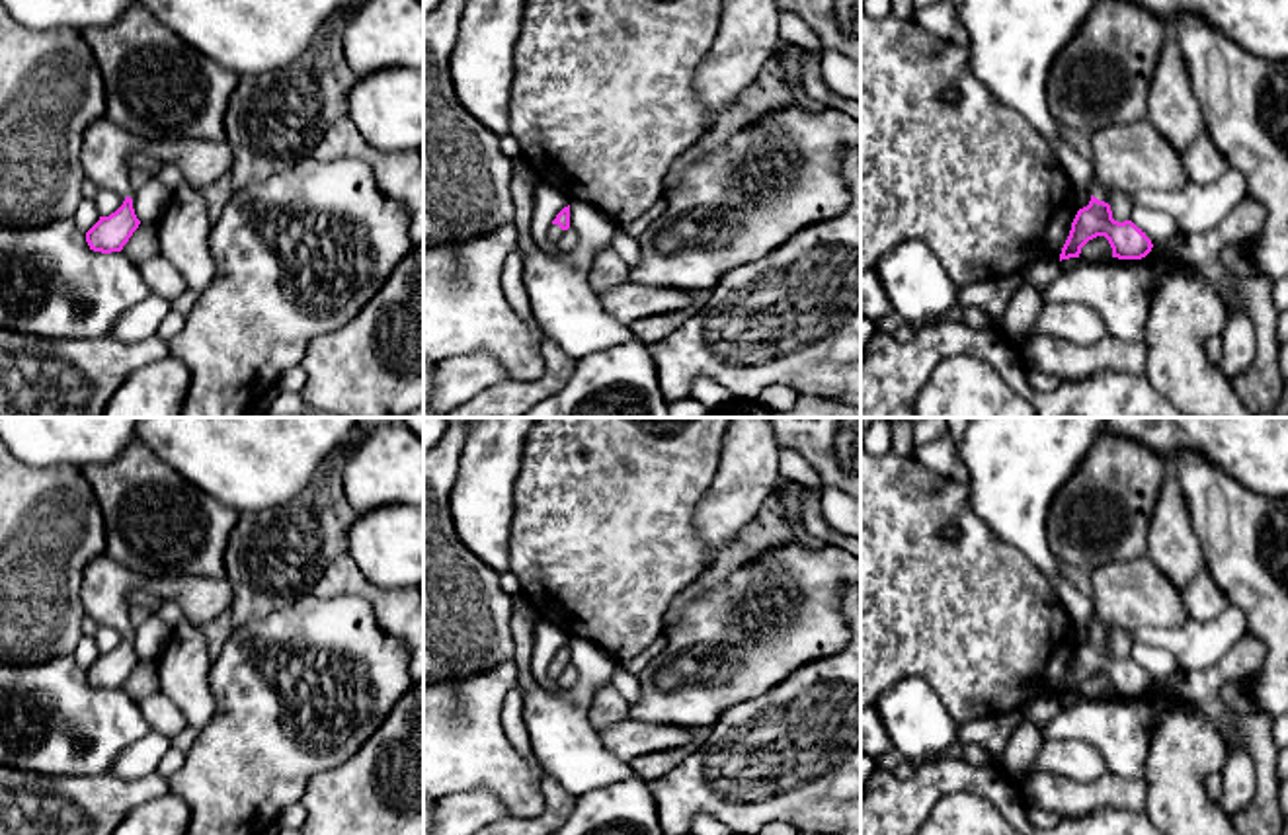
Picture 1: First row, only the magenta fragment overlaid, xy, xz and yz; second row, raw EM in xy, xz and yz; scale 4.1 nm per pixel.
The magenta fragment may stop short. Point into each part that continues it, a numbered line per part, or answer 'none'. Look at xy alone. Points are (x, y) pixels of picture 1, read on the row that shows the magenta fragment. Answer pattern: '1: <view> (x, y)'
1: xy (108, 151)

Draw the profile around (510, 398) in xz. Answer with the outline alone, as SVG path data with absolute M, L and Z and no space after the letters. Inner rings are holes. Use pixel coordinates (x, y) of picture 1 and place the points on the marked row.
M543 339L544 373L533 382L505 378L445 418L521 418L544 398L554 396L570 380L576 359L568 357L554 341Z

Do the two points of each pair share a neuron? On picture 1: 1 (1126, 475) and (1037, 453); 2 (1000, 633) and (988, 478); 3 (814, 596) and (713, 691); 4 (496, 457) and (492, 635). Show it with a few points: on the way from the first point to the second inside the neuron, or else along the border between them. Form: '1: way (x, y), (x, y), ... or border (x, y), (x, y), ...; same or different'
1: border (1099, 437), (1052, 500); different
2: border (966, 492), (970, 510), (1002, 541), (1029, 558); different
3: way (789, 617), (738, 666); same
4: border (459, 541), (498, 574); different

